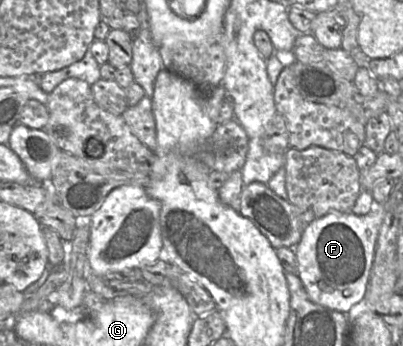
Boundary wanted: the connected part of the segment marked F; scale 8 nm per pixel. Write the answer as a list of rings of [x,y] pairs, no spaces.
[[[377,203],[364,215],[329,213],[304,227],[294,249],[297,275],[312,302],[347,314],[364,297],[387,204]]]

